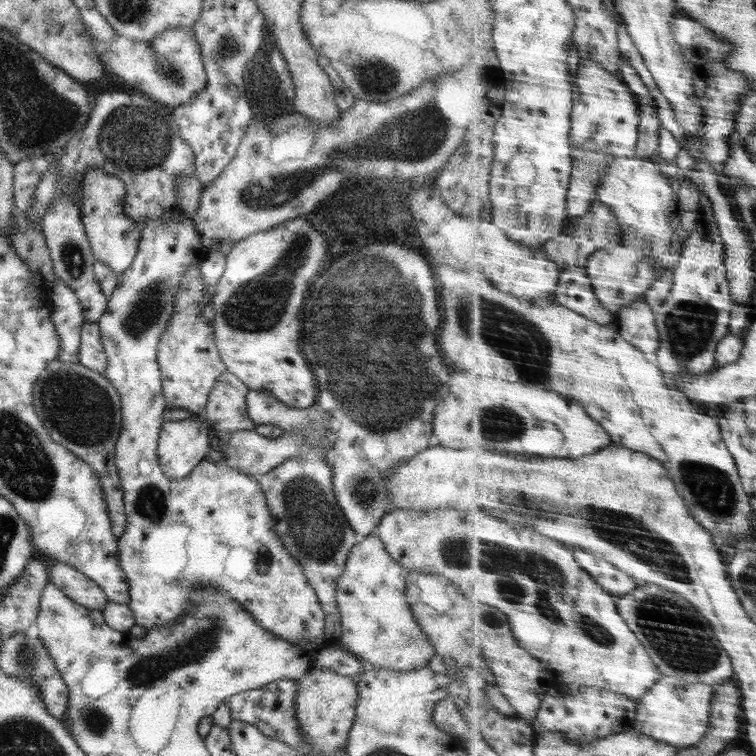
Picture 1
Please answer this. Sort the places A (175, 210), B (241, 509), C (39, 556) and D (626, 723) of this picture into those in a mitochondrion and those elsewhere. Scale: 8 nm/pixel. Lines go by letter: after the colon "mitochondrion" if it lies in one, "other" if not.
A: other
B: other
C: other
D: other

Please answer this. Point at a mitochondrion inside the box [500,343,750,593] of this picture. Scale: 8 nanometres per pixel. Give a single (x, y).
(713, 490)

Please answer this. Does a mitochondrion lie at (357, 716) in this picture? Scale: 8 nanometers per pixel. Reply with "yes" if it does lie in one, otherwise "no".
no

